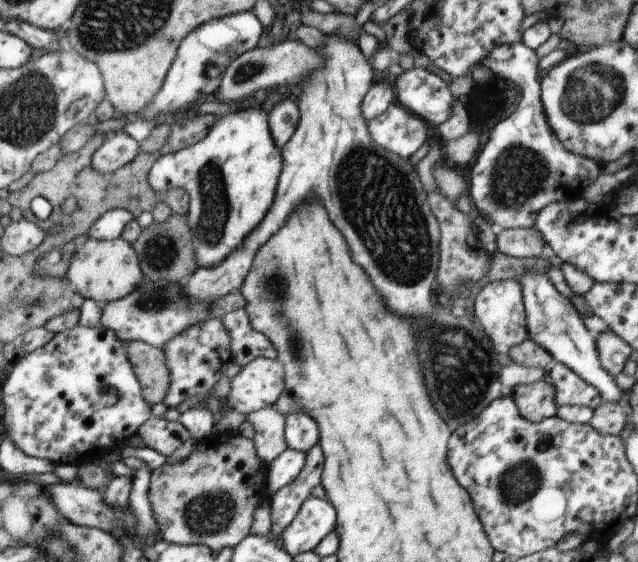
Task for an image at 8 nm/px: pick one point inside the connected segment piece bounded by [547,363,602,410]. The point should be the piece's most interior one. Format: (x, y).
(570, 389)

